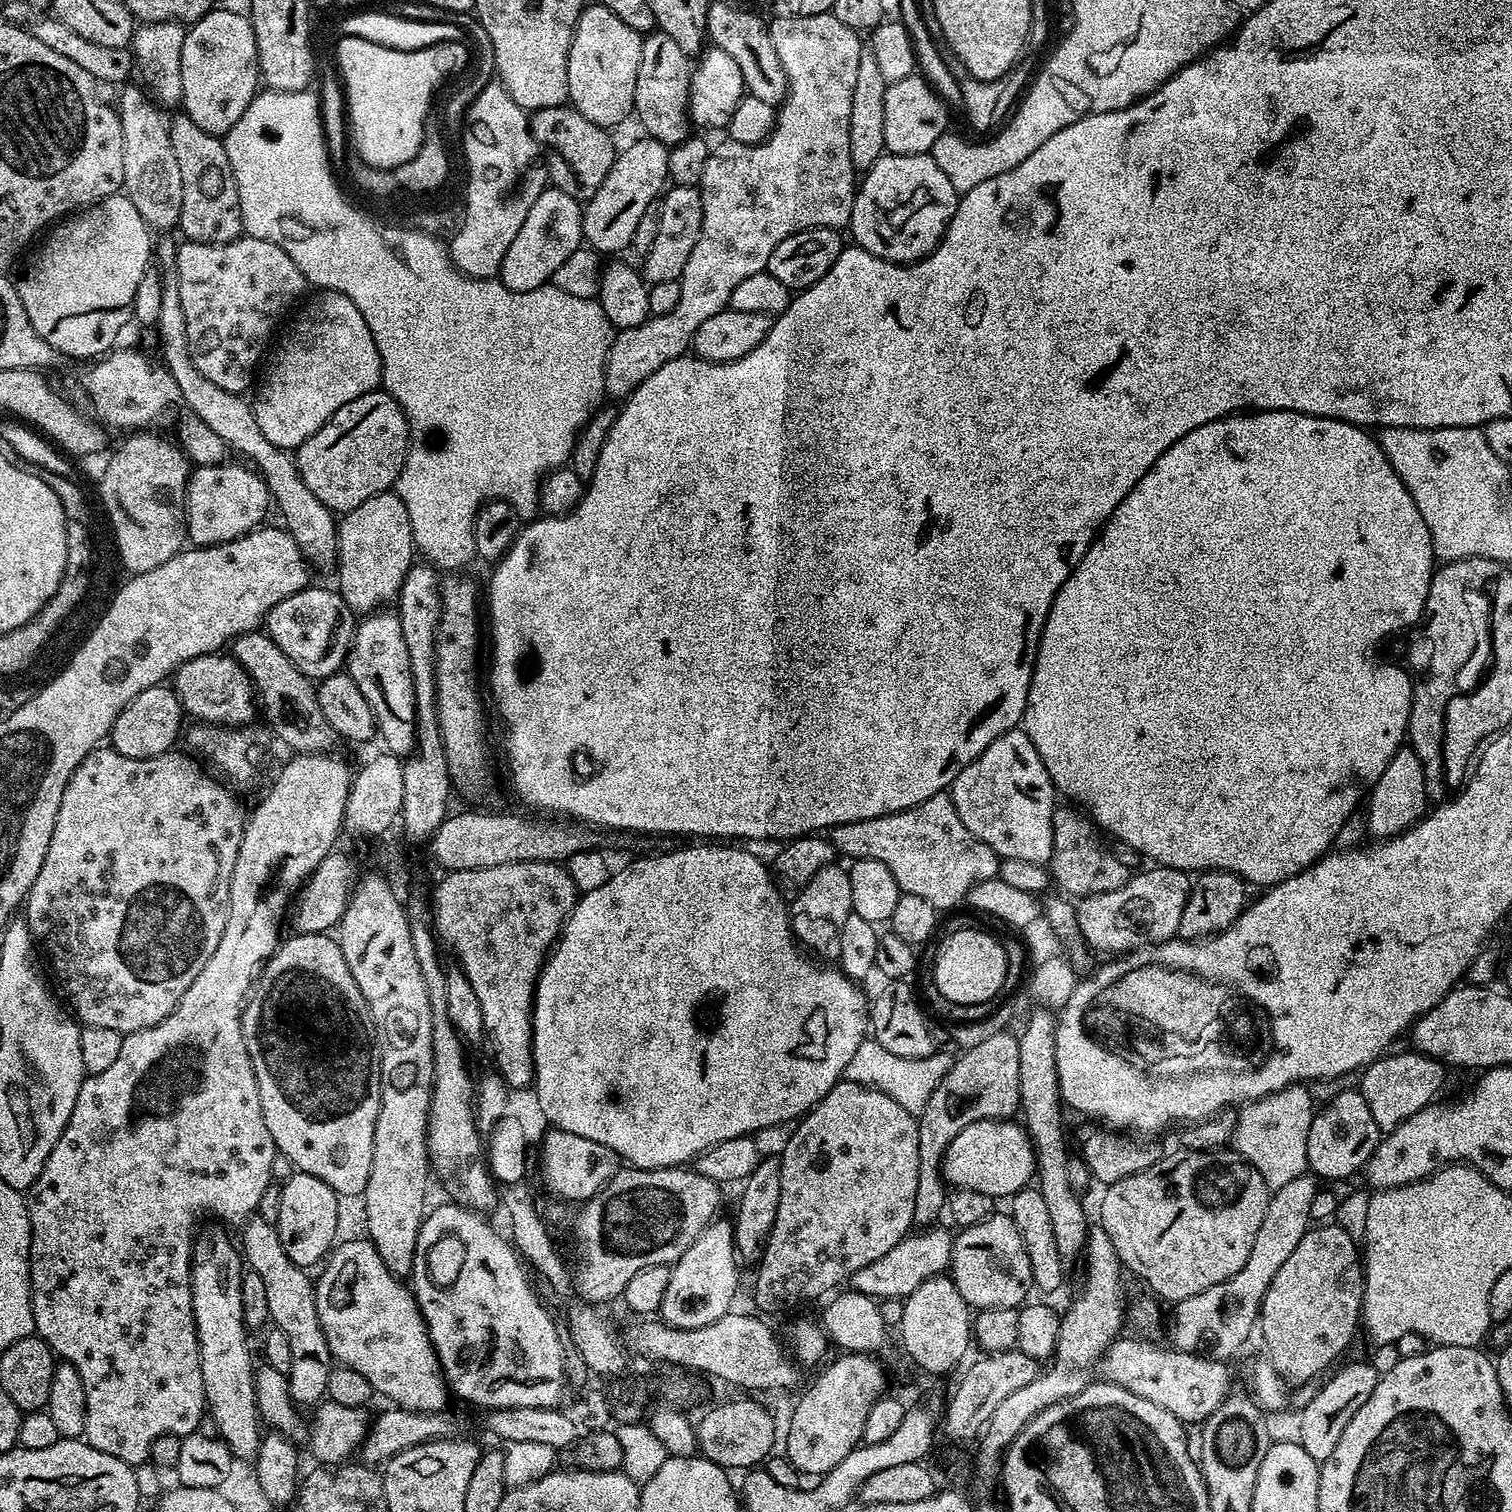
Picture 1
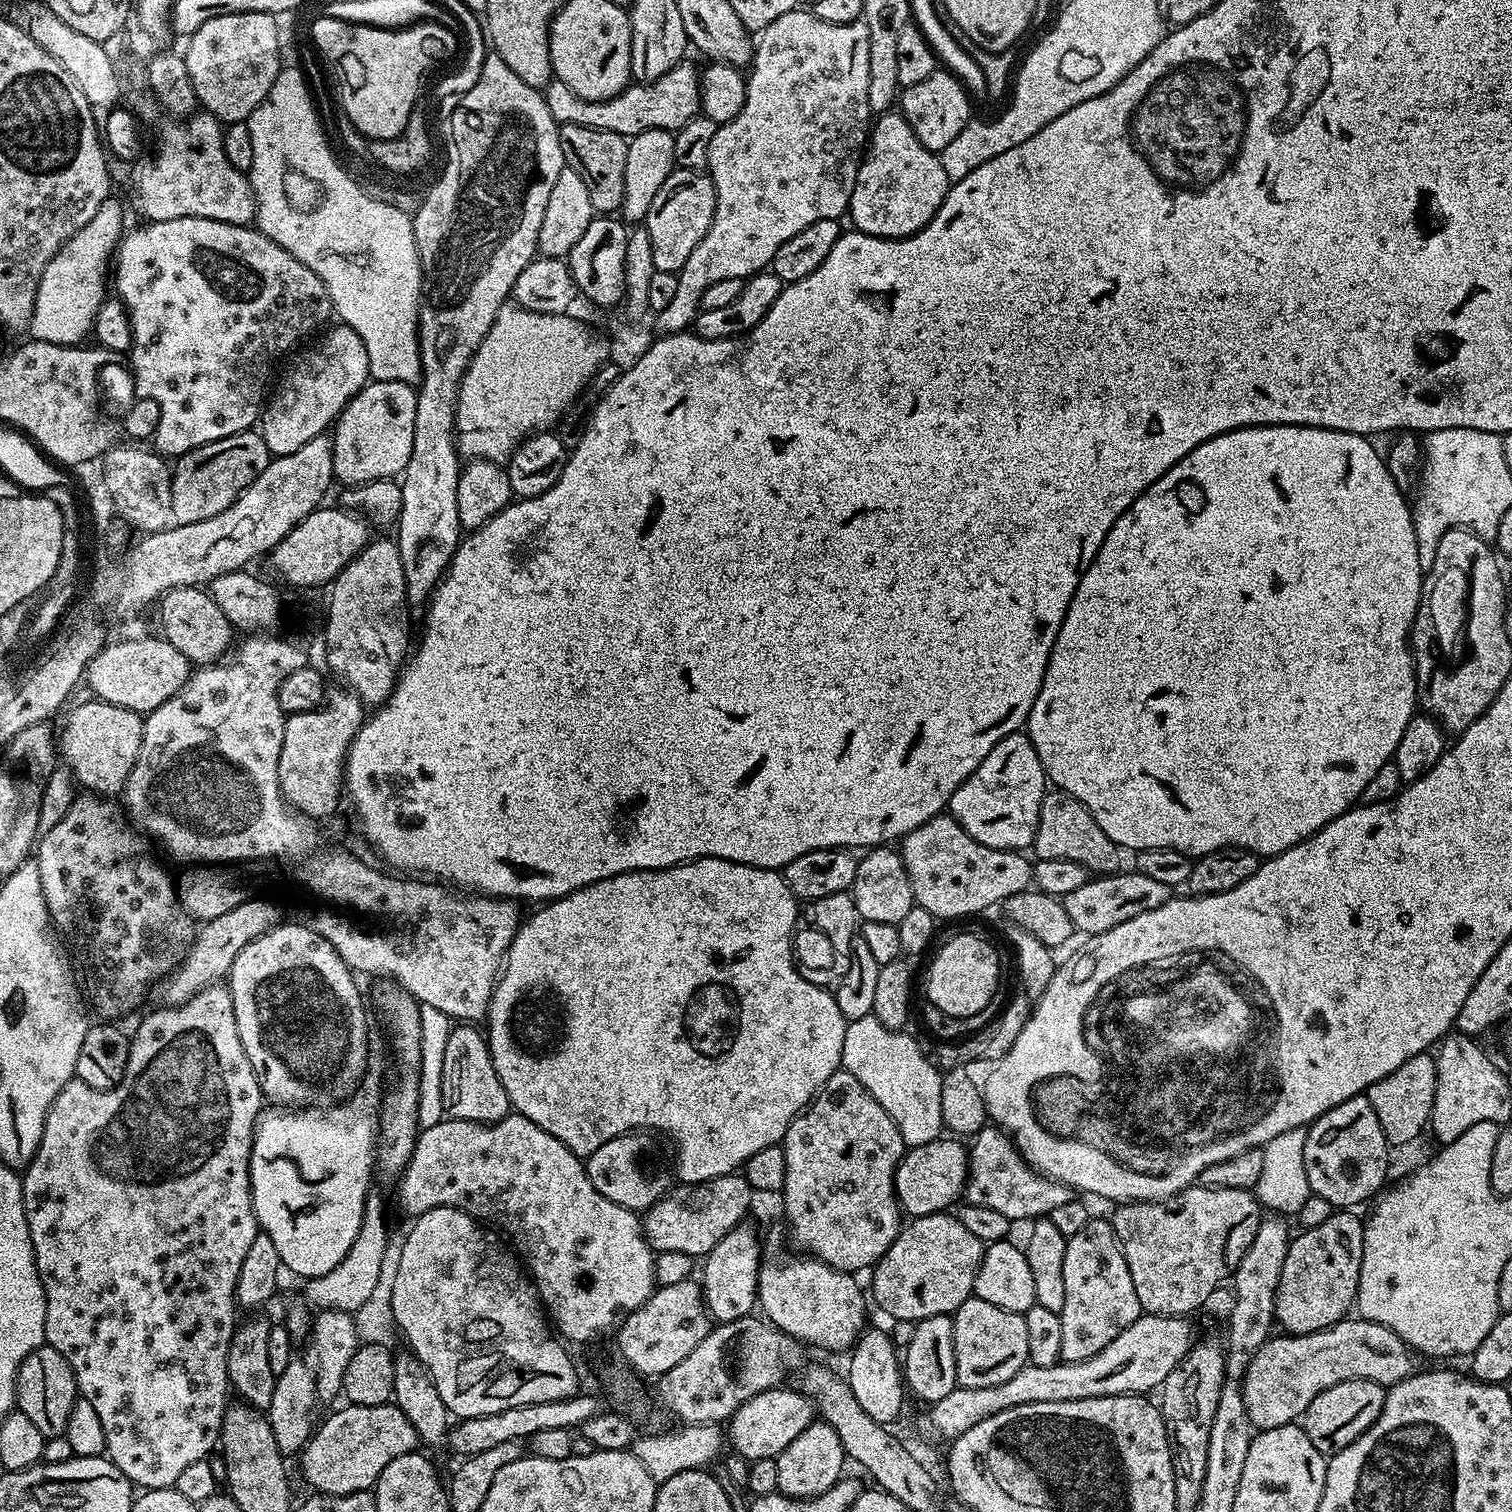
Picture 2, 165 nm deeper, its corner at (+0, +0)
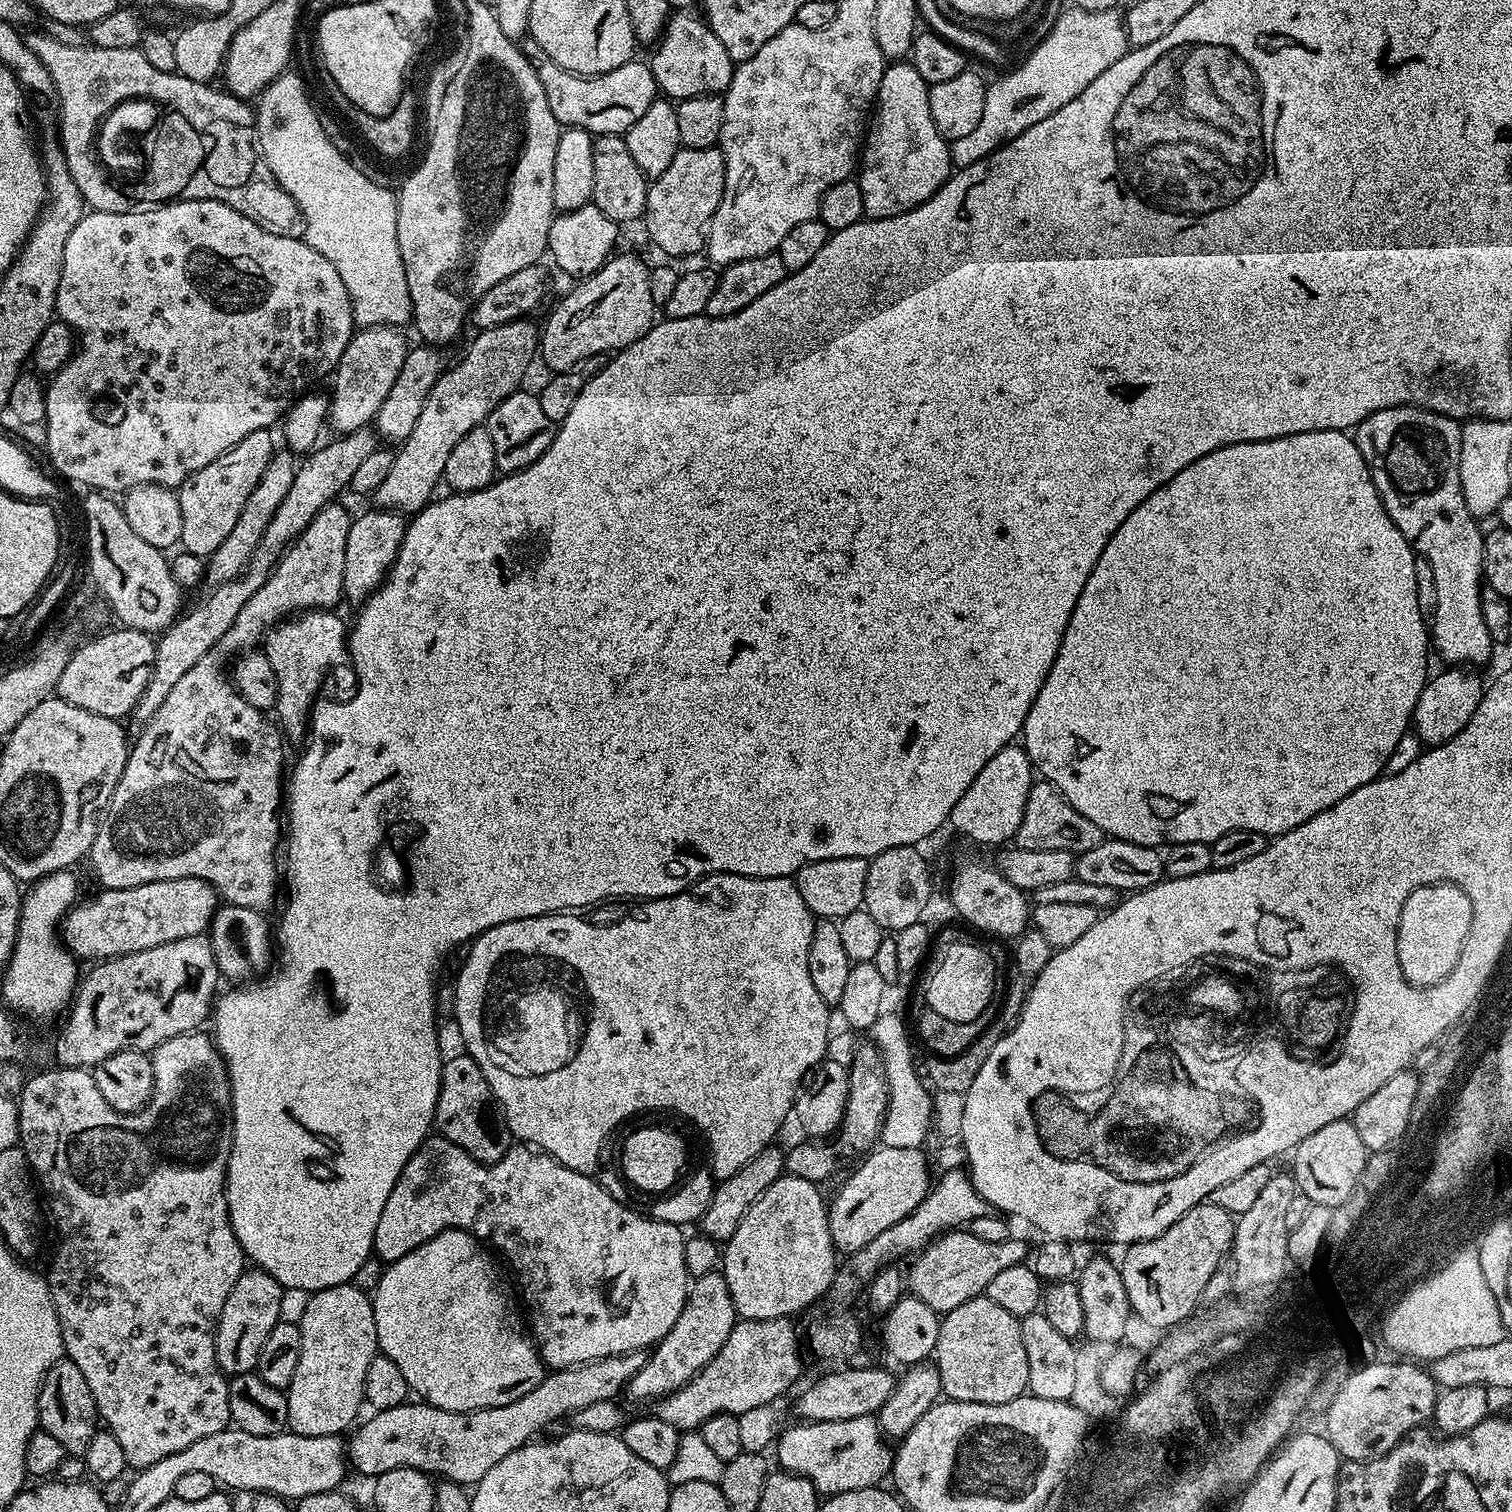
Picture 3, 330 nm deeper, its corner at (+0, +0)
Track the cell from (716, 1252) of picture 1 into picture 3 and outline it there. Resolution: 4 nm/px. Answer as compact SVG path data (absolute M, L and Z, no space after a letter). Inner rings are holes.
M643 1351L627 1352L624 1356L611 1356L589 1364L557 1368L549 1371L544 1380L538 1382L534 1390L530 1390L530 1394L522 1394L522 1398L514 1402L506 1402L506 1406L494 1406L473 1412L451 1412L423 1402L415 1402L416 1404L405 1402L390 1410L373 1411L372 1417L364 1425L361 1423L351 1433L352 1441L349 1439L346 1444L346 1459L353 1469L357 1468L362 1475L369 1478L378 1477L386 1470L395 1468L418 1468L433 1477L450 1480L453 1484L475 1486L491 1468L498 1466L498 1462L502 1462L502 1458L506 1458L506 1454L514 1454L514 1450L518 1450L533 1438L539 1437L536 1435L547 1424L552 1424L563 1416L564 1419L571 1417L572 1413L582 1410L582 1406L616 1400L628 1380L634 1378L638 1370L642 1370L645 1359Z

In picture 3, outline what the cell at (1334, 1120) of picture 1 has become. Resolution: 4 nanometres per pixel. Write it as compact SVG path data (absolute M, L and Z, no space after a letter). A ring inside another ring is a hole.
M1351 1119L1335 1120L1330 1122L1330 1126L1322 1126L1322 1130L1314 1130L1310 1138L1296 1145L1290 1172L1296 1177L1297 1189L1312 1204L1325 1204L1333 1209L1350 1198L1366 1170L1369 1155L1368 1147L1362 1142Z

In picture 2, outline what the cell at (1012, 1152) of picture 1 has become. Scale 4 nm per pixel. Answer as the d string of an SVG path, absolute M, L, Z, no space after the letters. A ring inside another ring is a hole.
M939 1138L925 1145L909 1147L901 1158L896 1168L896 1201L909 1217L944 1212L963 1197L968 1182L968 1153L959 1139L948 1139L952 1140Z

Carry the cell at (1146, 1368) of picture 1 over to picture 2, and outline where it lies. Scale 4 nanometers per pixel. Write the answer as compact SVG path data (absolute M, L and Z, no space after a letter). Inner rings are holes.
M1345 1318L1326 1330L1301 1336L1273 1335L1254 1354L1242 1381L1253 1429L1277 1428L1299 1421L1310 1402L1322 1390L1338 1386L1338 1382L1372 1380L1385 1386L1402 1382L1413 1375L1411 1355L1408 1345L1394 1330L1359 1318Z

